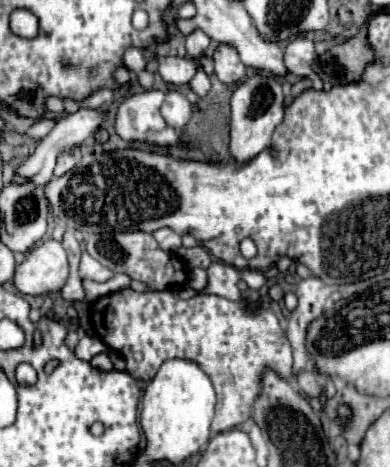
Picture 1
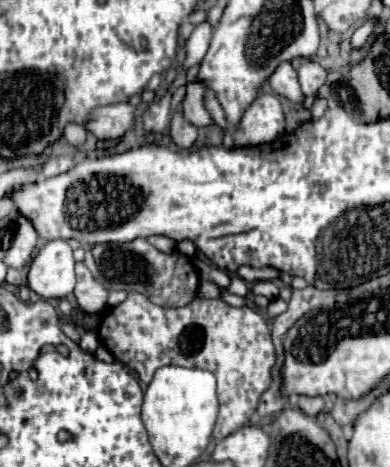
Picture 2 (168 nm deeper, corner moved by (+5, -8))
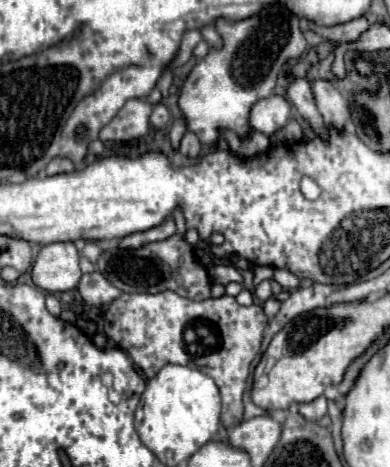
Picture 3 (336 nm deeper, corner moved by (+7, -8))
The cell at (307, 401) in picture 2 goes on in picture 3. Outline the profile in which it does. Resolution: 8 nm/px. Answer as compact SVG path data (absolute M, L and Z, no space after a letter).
M320 396L308 404L298 404L298 412L306 418L306 420L320 420L326 414L326 398Z

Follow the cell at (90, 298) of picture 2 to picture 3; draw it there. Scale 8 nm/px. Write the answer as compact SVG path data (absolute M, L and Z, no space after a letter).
M100 272L84 274L78 284L78 290L80 290L80 296L84 298L84 302L90 306L106 306L122 294L116 286L108 284L108 280L104 280L104 276L100 276Z

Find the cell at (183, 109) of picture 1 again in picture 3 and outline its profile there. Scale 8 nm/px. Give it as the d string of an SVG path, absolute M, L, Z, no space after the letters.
M186 132L182 138L182 144L180 144L180 152L188 158L198 158L200 150L202 150L202 146L200 146L198 136L194 132Z

